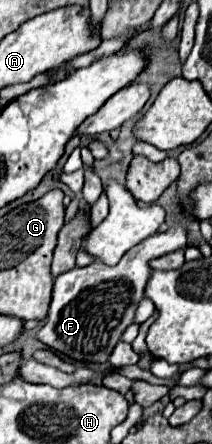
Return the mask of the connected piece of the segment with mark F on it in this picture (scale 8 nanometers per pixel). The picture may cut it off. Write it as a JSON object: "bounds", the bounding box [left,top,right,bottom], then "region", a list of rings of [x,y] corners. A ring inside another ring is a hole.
{"bounds":[36,220,188,364],"region":[[[180,220],[162,234],[154,234],[130,248],[116,266],[106,266],[102,262],[92,262],[84,268],[72,268],[54,280],[52,302],[44,326],[38,330],[36,338],[48,348],[66,354],[72,360],[84,364],[102,364],[110,358],[114,346],[118,344],[126,326],[132,324],[138,302],[144,296],[144,286],[150,278],[150,260],[162,254],[180,250],[186,246],[188,228]]]}

